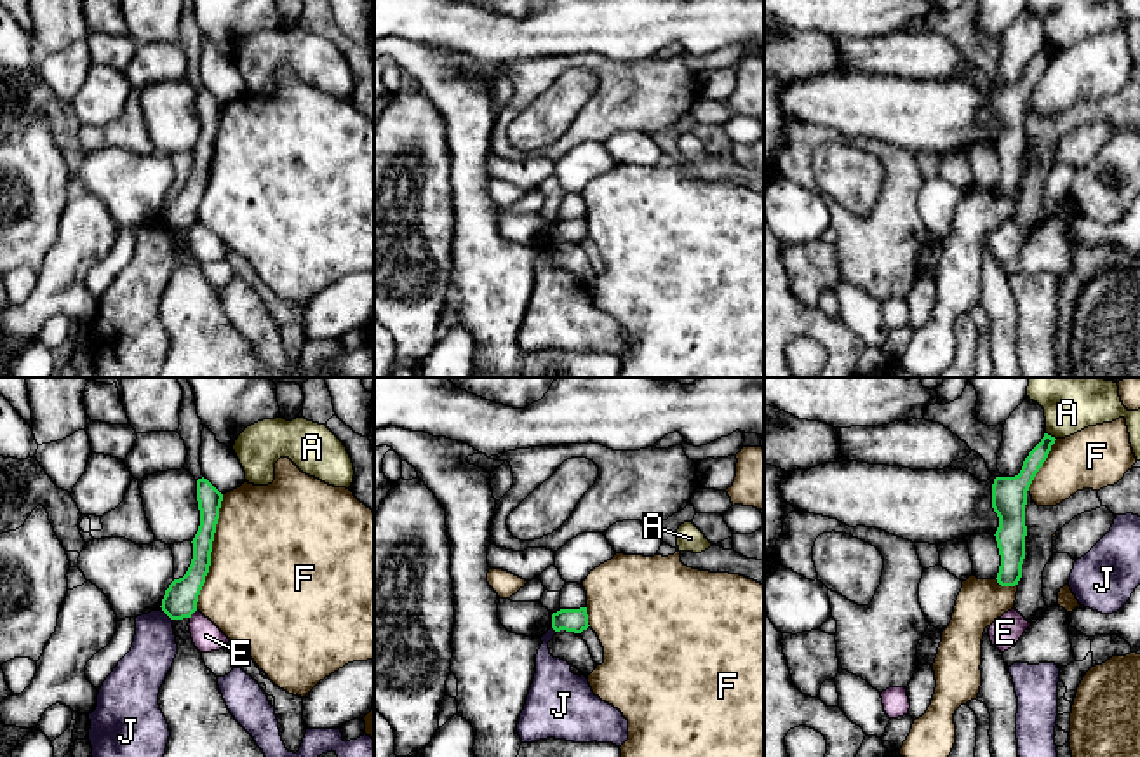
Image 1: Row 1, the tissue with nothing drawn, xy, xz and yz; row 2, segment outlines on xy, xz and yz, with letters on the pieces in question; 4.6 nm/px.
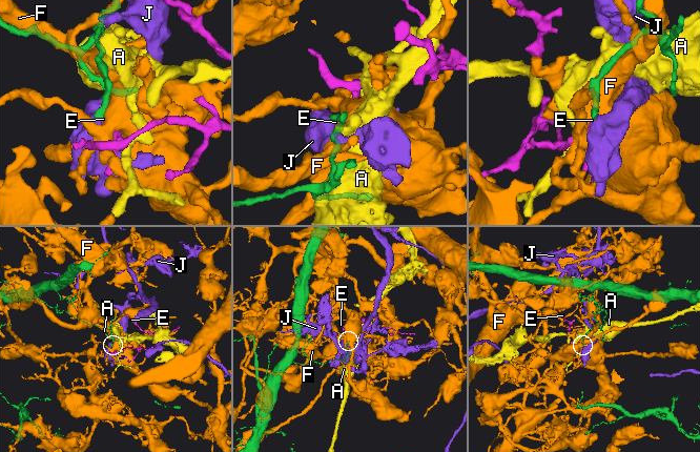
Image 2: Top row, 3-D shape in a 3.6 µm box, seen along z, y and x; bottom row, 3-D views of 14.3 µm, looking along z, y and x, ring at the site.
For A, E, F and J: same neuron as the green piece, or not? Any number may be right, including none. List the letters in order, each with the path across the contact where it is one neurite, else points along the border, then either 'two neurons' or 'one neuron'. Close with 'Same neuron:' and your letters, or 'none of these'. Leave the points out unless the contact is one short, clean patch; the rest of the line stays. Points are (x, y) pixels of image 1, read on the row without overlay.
A: two neurons
E: along xy (197, 220), (190, 228) | two neurons
F: two neurons
J: along xy (164, 221), (171, 230) | two neurons
Same neuron: none of these

